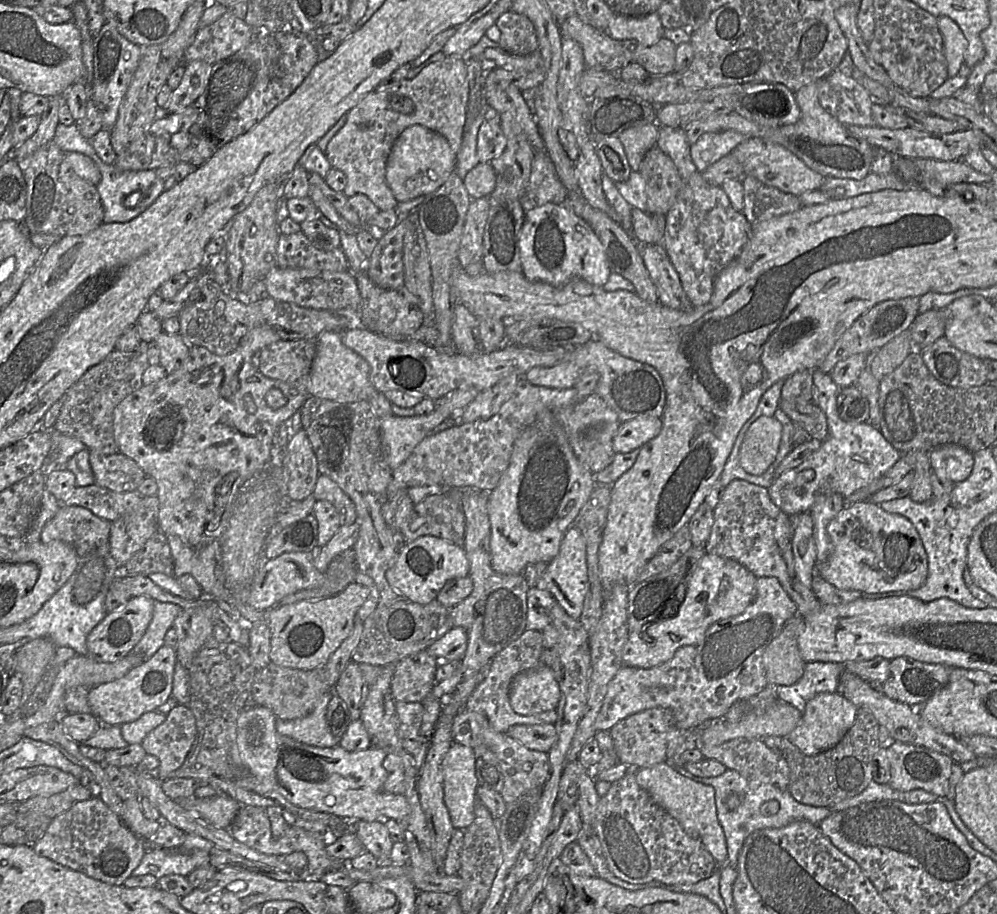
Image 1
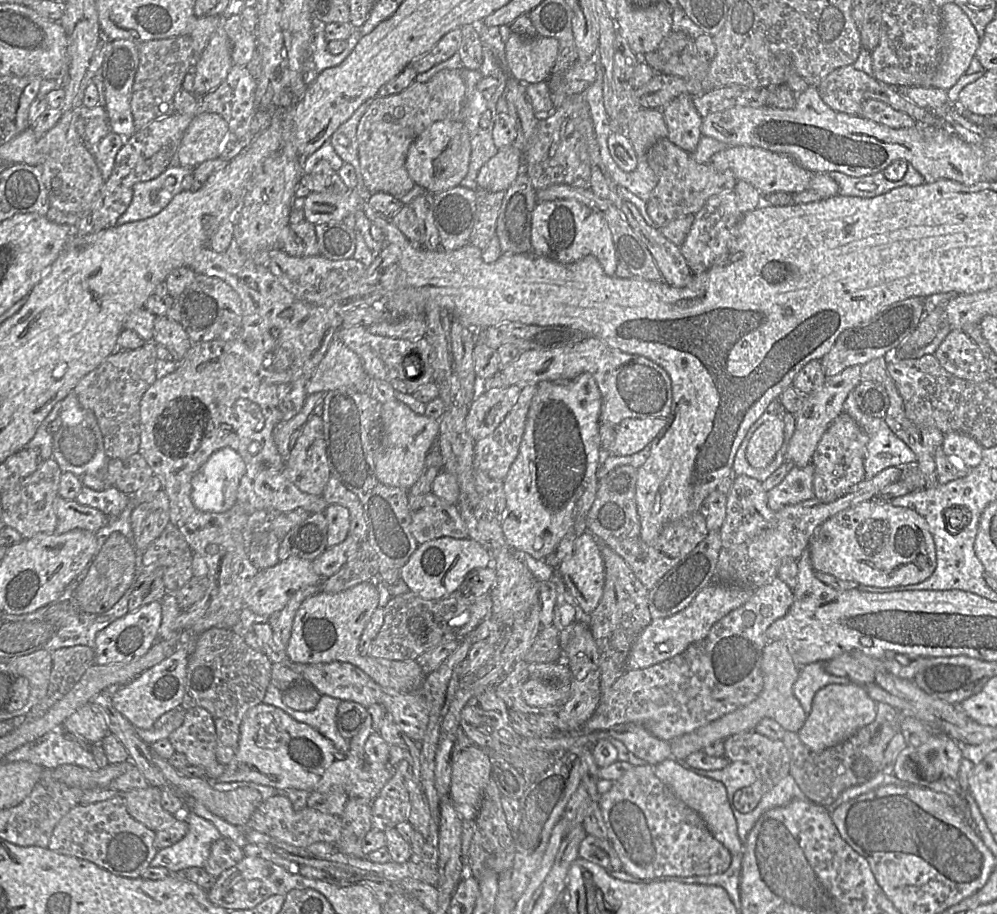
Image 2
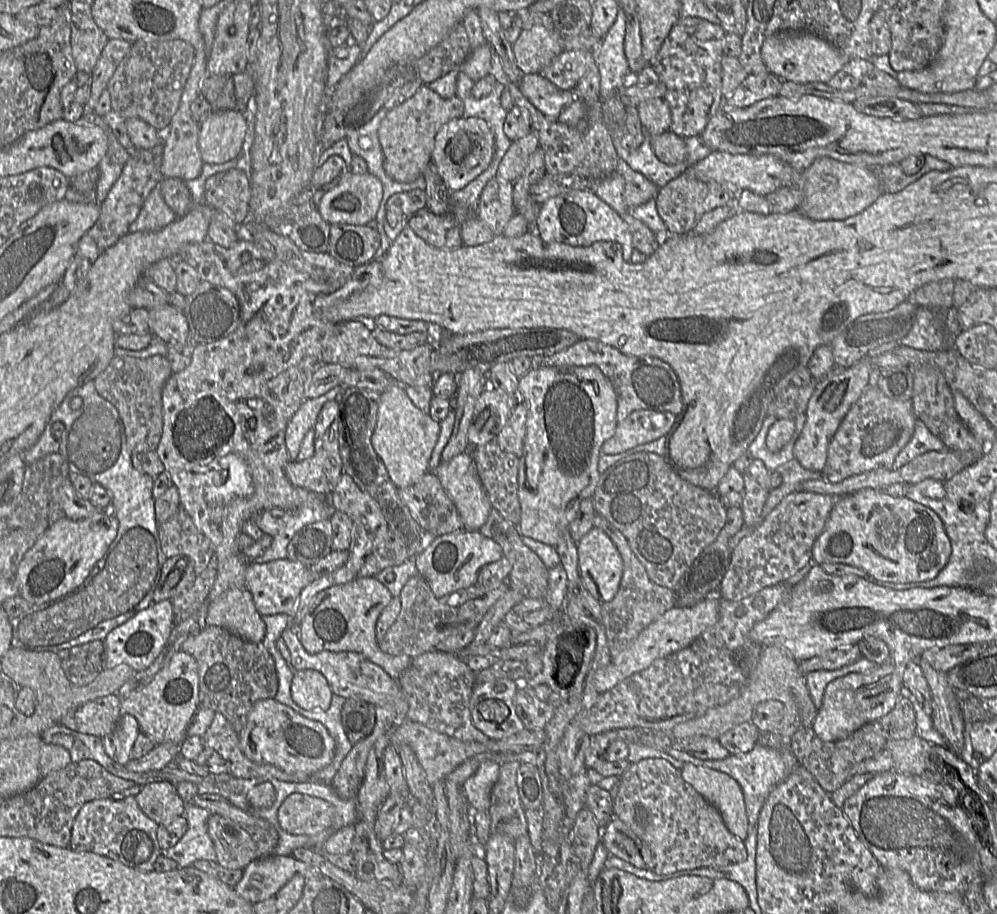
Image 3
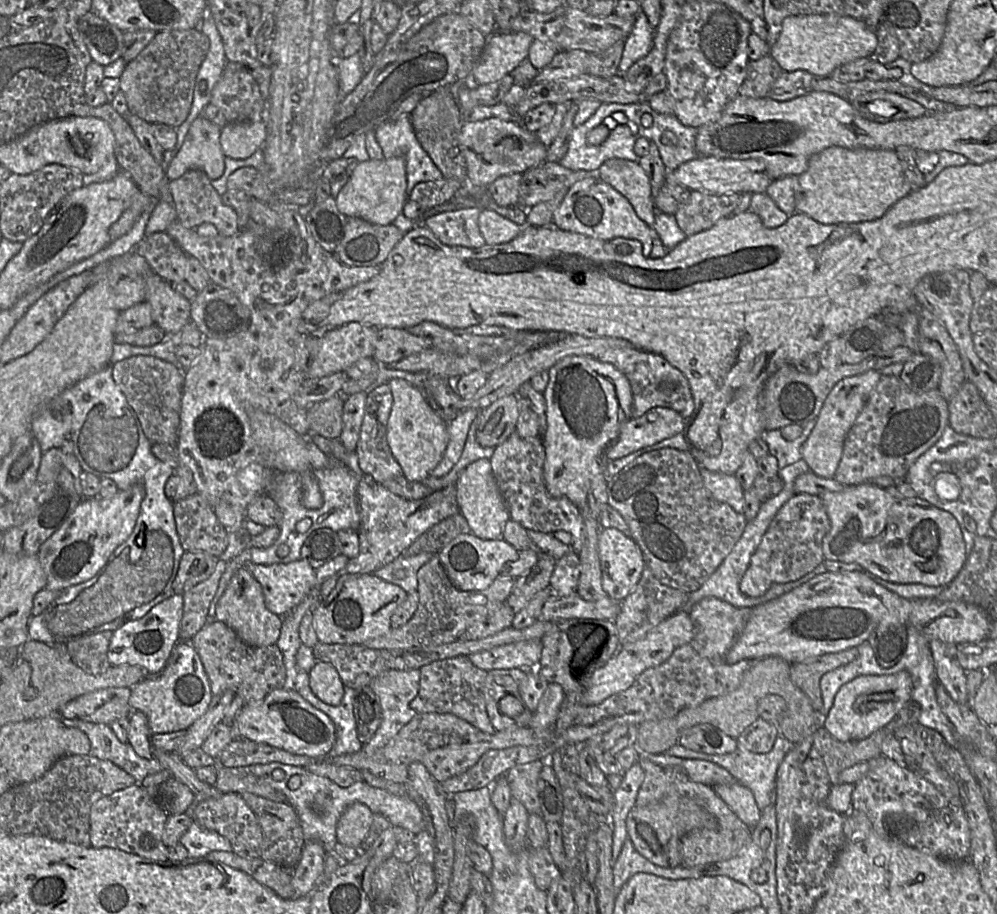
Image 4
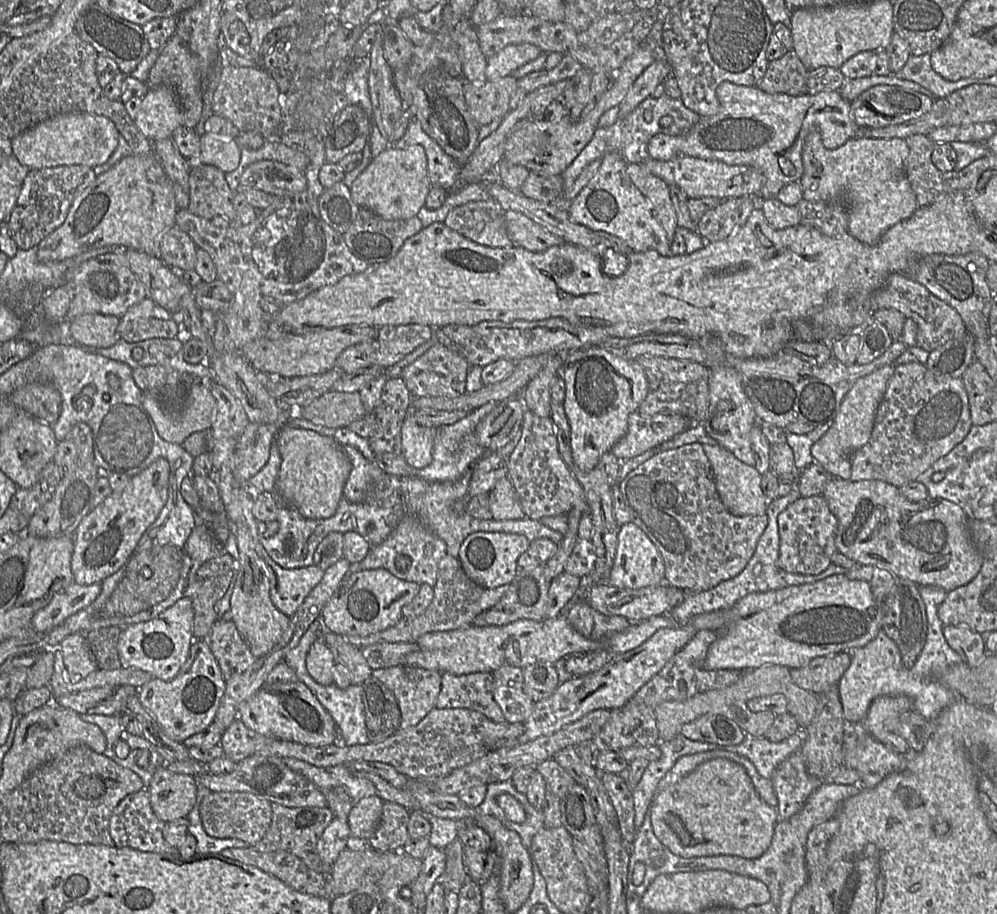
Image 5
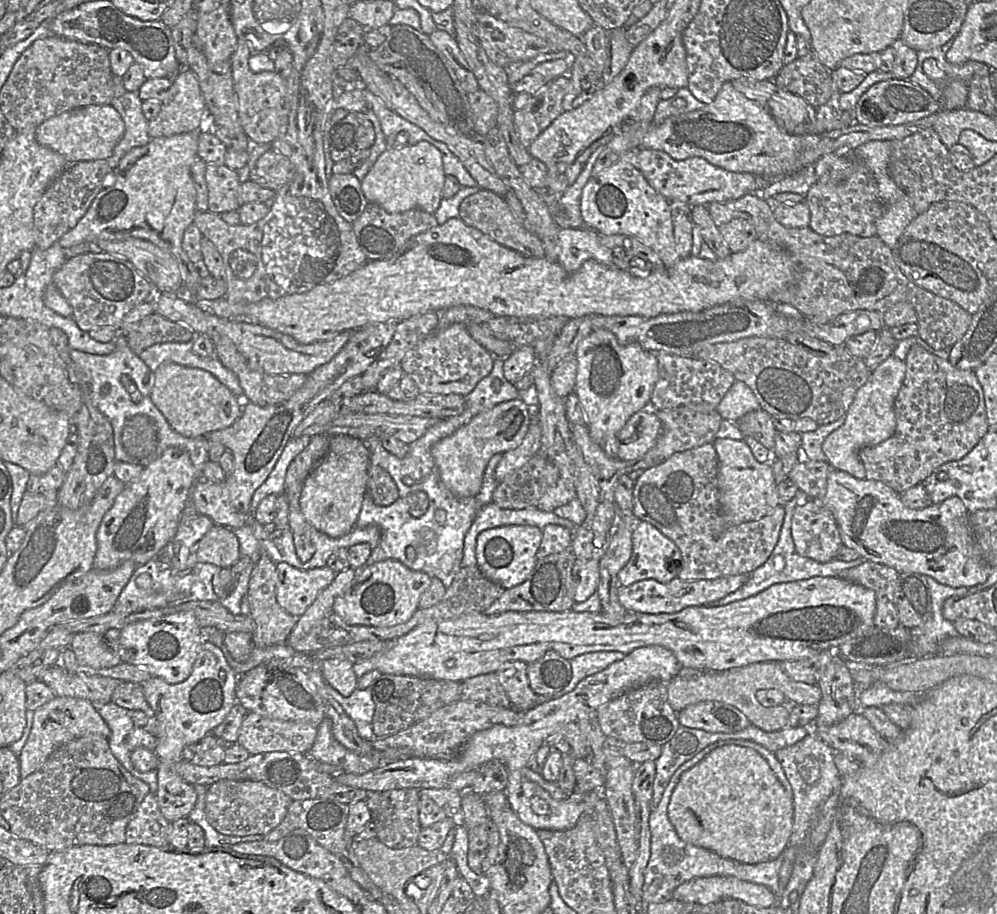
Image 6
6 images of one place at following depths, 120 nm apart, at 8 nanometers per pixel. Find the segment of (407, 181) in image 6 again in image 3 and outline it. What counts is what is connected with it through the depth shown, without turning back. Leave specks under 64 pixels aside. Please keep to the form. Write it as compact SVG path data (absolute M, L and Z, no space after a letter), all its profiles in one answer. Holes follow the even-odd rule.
M348 170L339 184L325 192L317 205L321 217L329 224L351 224L370 226L376 218L383 198L382 182L366 172L354 174Z

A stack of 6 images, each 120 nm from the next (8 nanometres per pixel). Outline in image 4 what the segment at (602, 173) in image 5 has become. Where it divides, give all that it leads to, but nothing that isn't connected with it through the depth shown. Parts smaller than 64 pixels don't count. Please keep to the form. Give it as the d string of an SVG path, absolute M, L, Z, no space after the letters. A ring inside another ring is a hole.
M596 176L575 183L567 191L560 206L554 212L549 226L602 240L634 239L642 244L644 256L649 255L654 239L658 238L653 227L637 216L627 198Z

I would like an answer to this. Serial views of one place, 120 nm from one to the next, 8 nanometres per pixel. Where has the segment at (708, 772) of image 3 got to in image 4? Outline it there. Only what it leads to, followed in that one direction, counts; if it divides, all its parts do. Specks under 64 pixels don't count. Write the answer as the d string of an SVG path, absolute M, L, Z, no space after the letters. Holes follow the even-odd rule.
M738 782L715 784L712 788L746 826L753 829L758 824L762 811L749 788Z

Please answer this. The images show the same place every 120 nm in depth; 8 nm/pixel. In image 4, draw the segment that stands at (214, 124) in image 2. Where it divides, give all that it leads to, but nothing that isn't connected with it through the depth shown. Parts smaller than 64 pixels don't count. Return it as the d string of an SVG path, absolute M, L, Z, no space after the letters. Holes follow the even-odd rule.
M263 121L228 122L221 128L221 149L226 158L246 159L262 148L266 135Z

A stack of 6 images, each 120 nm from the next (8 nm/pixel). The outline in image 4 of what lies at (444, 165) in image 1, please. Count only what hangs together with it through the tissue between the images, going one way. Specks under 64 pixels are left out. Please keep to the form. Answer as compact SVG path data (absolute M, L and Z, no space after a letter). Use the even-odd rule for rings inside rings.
M464 121L457 136L457 144L465 162L468 189L490 186L501 176L523 174L544 164L547 156L547 147L538 139L536 132L527 130L521 122Z

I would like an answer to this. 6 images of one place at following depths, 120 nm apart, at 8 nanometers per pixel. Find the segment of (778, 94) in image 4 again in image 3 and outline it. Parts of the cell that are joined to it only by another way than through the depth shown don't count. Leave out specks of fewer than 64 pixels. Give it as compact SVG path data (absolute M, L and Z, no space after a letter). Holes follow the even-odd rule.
M771 74L748 75L724 103L735 107L747 107L766 98L777 96L784 80Z

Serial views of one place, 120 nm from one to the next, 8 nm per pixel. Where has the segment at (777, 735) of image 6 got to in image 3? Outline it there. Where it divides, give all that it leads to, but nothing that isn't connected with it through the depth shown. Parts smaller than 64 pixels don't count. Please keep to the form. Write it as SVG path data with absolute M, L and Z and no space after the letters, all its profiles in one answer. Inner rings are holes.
M759 743L751 752L730 755L722 760L702 760L699 765L694 765L723 772L735 779L741 786L748 817L748 835L744 841L746 847L745 856L749 856L749 861L754 863L755 834L757 834L757 823L760 812L774 787L785 780L797 767L796 758L790 747L772 748Z

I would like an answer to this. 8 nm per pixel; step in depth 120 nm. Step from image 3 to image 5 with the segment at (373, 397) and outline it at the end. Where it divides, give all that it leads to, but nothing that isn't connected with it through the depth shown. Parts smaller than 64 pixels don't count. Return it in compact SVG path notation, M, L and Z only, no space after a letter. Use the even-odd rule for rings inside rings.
M401 377L388 379L372 411L376 428L367 439L375 455L402 454L401 427L413 401Z

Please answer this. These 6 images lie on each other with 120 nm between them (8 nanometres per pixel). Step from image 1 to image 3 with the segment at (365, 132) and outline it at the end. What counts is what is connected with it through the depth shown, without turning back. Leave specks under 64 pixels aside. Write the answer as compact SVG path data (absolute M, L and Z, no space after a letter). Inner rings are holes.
M420 86L415 94L386 113L378 129L378 140L383 151L383 168L390 178L409 183L424 175L441 127L453 119L463 118L464 105L456 95L443 98L427 86Z

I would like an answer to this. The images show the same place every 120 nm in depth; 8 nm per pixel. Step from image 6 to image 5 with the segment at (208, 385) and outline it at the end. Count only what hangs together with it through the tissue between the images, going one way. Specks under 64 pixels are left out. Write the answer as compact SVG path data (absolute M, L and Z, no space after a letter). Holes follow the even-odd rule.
M200 378L183 380L181 386L163 386L143 393L142 404L167 442L182 445L194 432L208 432L217 413L217 402Z

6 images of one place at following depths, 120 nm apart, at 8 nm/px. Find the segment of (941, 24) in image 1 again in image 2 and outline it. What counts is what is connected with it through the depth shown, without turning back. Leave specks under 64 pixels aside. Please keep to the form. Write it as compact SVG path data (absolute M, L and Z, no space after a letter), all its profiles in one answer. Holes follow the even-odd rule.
M954 3L941 7L941 62L931 86L948 90L966 74L981 43L967 14Z

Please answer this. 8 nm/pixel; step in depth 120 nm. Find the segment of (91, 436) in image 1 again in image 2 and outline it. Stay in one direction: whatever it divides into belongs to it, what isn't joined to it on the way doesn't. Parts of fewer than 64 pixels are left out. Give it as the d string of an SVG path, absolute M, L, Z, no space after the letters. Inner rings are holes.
M147 342L136 350L115 351L99 367L83 377L73 389L81 406L94 413L101 430L106 455L112 458L126 458L139 451L140 447L140 402L144 393L157 380L157 347Z

